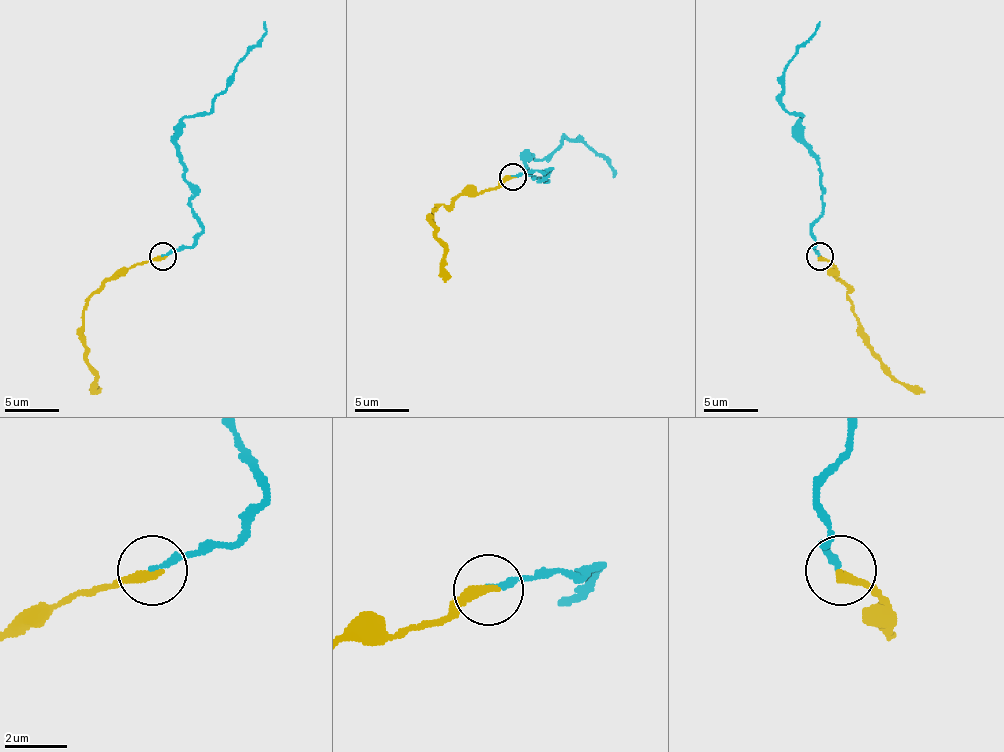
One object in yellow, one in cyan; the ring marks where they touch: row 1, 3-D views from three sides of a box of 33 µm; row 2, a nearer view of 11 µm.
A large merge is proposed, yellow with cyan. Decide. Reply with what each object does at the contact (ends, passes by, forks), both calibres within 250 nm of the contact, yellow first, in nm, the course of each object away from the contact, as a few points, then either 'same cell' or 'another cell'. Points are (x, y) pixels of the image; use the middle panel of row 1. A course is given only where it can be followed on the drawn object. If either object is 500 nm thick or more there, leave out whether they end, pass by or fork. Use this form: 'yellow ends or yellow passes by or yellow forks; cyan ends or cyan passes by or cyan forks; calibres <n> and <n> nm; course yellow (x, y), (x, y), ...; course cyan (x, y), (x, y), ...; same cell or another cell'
yellow ends; cyan ends; calibres 320 and 200 nm; course yellow (513, 178), (505, 178), (486, 191), (466, 191), (434, 210), (431, 216), (434, 237), (445, 248), (445, 281); course cyan (513, 175), (551, 169), (540, 180), (526, 161), (551, 156), (565, 139), (581, 139), (611, 167), (614, 178); same cell

